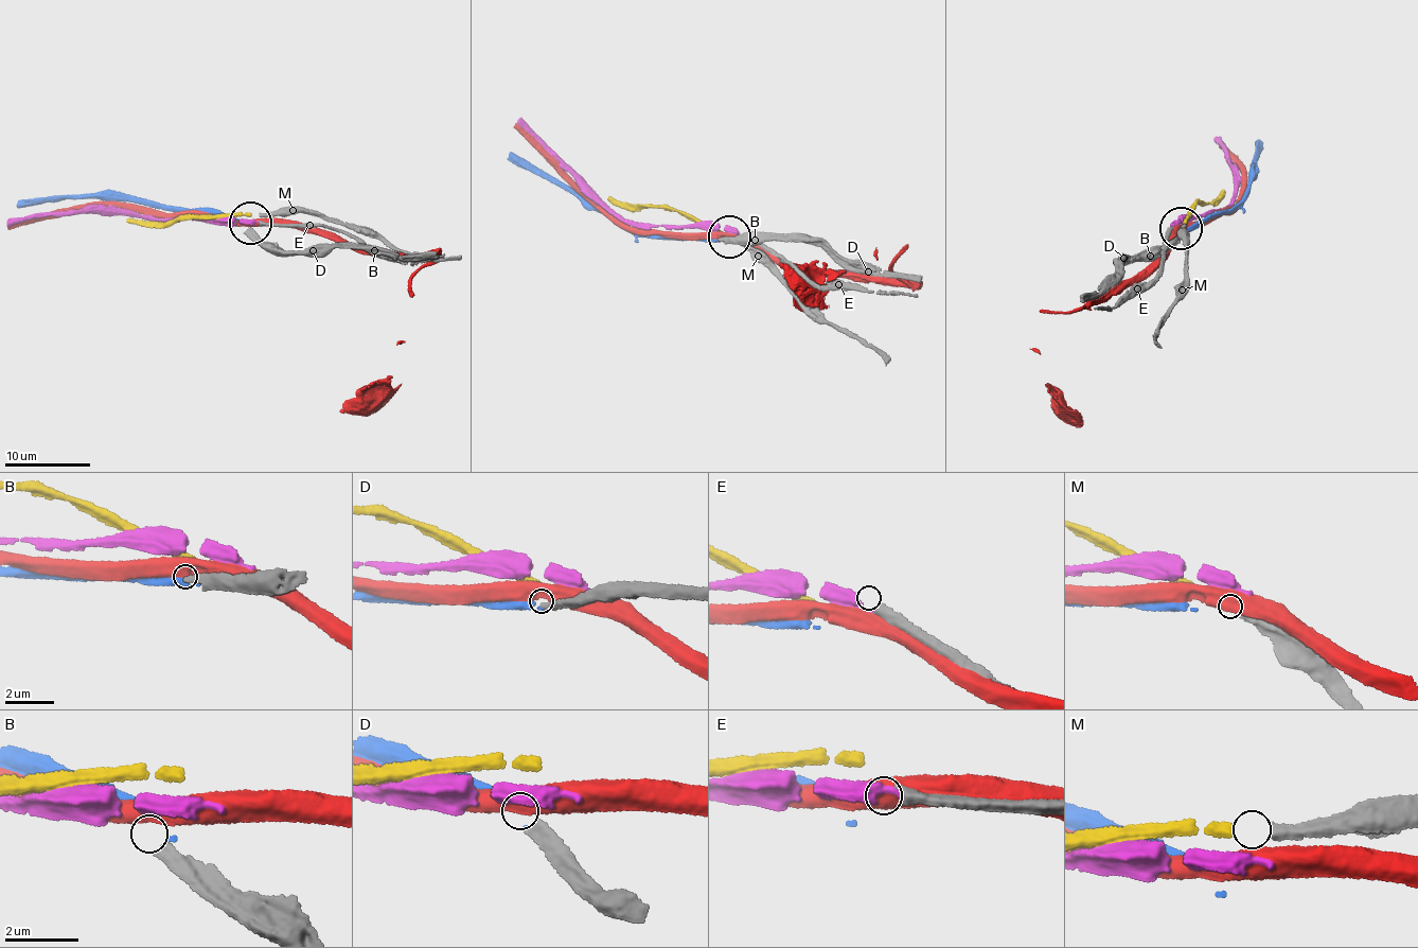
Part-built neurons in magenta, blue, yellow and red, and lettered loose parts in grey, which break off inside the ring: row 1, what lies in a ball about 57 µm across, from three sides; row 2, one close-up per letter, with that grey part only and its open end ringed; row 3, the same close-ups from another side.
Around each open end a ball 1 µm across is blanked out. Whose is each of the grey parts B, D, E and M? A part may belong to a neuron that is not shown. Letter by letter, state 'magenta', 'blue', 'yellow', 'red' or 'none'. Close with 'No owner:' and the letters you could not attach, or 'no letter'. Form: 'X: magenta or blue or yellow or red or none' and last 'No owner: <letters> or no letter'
B: none
D: blue
E: magenta
M: yellow
No owner: B

